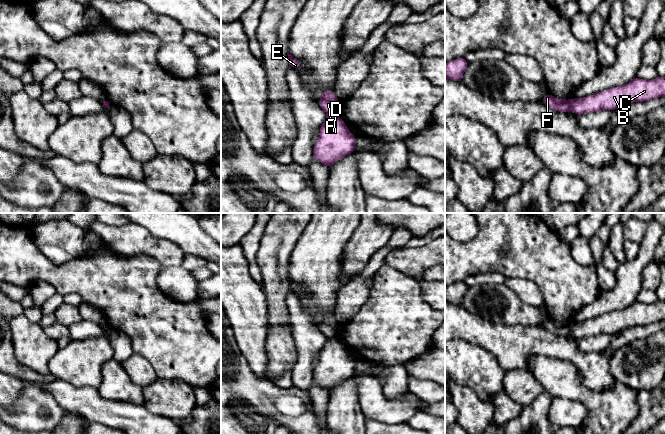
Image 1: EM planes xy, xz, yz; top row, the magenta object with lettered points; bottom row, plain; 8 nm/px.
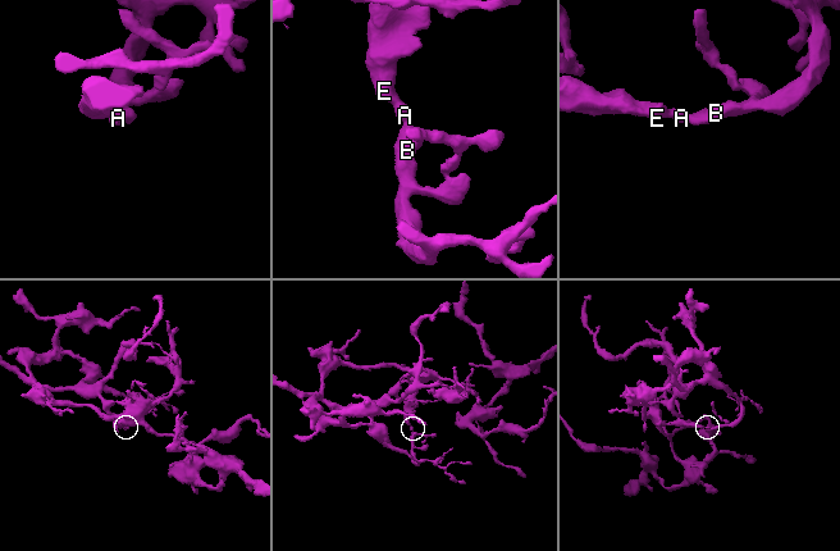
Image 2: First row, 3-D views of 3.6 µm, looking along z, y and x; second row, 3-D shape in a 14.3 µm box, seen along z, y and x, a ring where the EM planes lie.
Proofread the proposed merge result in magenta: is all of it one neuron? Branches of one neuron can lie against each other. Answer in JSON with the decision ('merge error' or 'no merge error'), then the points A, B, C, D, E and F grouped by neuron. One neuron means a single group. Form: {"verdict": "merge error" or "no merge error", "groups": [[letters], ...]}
{"verdict": "merge error", "groups": [["A", "E", "F"], ["B", "C", "D"]]}

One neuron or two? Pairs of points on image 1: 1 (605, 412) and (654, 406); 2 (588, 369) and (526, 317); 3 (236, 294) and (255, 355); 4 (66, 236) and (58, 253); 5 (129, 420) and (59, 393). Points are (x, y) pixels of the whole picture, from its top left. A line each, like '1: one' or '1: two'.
1: two
2: two
3: one
4: two
5: one

